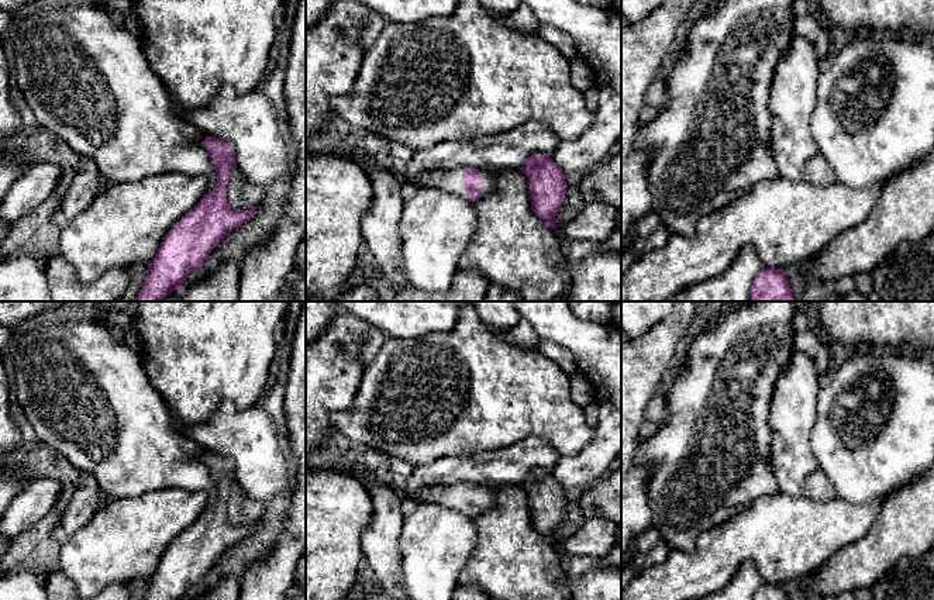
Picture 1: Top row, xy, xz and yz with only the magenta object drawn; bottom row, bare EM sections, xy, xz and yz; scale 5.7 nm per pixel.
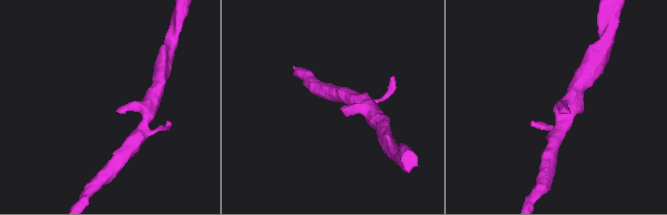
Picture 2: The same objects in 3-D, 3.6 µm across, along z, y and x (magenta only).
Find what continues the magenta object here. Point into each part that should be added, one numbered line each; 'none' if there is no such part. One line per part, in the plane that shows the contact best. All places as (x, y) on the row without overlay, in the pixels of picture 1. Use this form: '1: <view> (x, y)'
1: xz (451, 497)

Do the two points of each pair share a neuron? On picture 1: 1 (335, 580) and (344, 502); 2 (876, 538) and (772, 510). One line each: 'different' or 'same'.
1: same
2: different

